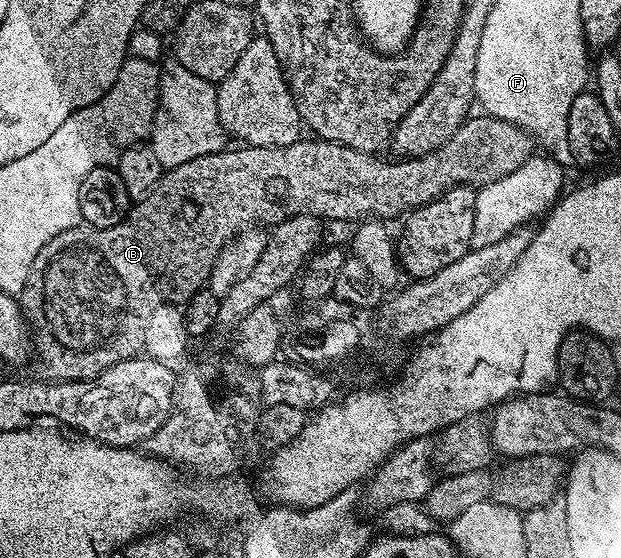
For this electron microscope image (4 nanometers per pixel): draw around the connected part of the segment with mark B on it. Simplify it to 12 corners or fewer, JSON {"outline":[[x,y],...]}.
{"outline":[[473,115],[422,157],[226,147],[115,227],[35,255],[19,304],[54,381],[138,356],[227,242],[294,210],[360,223],[534,156]]}

